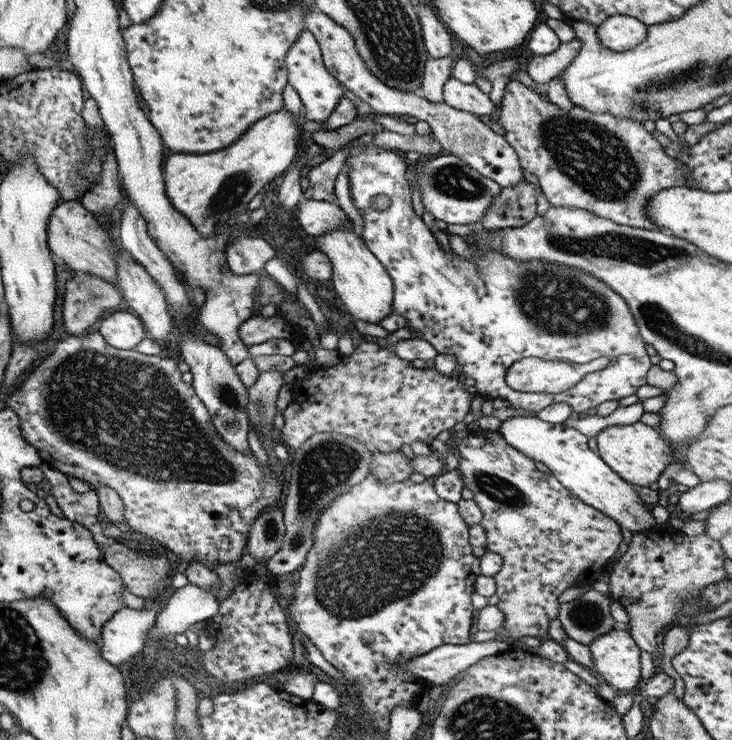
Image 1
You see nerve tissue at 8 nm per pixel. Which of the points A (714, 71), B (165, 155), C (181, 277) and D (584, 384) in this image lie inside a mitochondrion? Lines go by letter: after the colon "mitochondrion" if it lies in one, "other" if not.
A: mitochondrion
B: other
C: other
D: other

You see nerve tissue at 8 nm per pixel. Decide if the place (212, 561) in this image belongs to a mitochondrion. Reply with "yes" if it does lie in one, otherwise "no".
no

